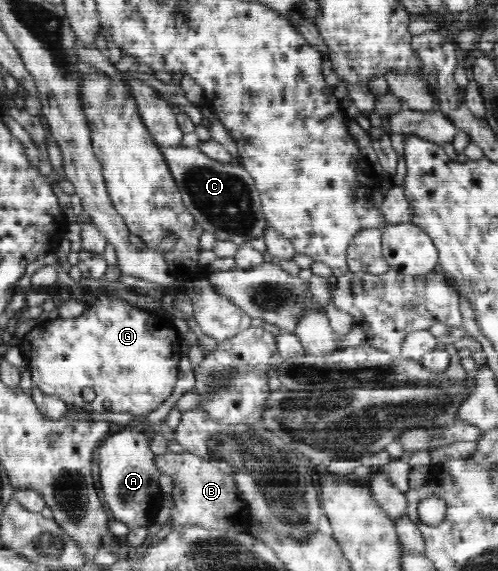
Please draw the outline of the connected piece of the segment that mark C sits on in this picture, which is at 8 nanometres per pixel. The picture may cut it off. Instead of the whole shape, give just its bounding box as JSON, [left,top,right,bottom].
[162,146,269,246]

